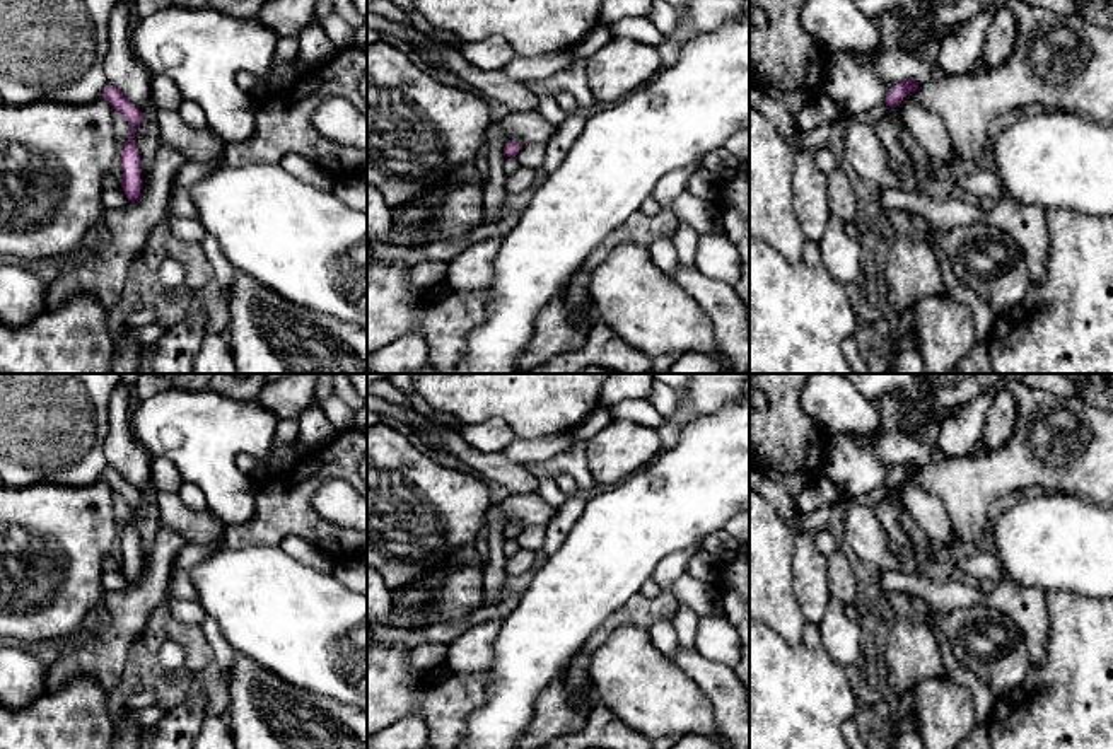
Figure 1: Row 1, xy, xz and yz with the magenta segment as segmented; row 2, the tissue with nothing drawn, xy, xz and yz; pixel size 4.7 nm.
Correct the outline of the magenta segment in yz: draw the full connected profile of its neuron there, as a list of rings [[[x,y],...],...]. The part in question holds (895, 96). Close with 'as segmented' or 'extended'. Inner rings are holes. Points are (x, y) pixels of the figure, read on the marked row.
[[[910,78],[893,85],[886,96],[886,106],[894,107],[901,104],[903,97],[915,90],[918,90],[918,82]]]; as segmented

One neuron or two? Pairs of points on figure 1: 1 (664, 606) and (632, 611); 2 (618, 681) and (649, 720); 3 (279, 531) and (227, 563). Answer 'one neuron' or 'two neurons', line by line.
1: one neuron
2: one neuron
3: two neurons

